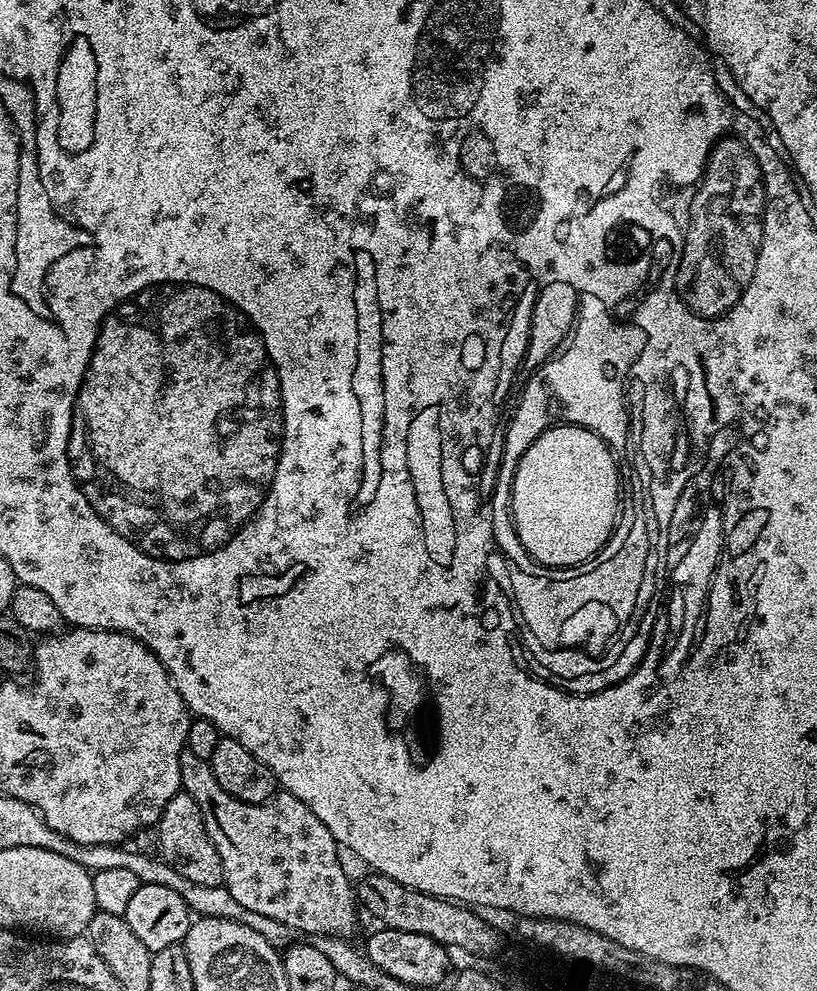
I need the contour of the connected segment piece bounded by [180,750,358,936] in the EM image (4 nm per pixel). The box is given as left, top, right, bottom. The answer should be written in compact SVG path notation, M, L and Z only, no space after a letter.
M187 750L180 756L180 787L183 791L190 794L190 798L194 798L194 802L198 802L198 806L202 810L202 818L206 822L206 830L210 834L210 842L214 842L214 850L218 850L218 858L222 858L222 870L224 871L223 885L230 890L230 895L241 906L246 906L258 914L266 914L266 918L274 918L276 921L290 926L293 933L296 934L312 932L311 934L316 936L339 936L341 934L348 934L346 932L355 926L358 900L354 895L354 884L348 881L348 876L344 873L344 868L340 865L339 858L332 853L332 848L334 849L332 836L326 830L326 826L322 826L322 822L318 822L318 814L314 814L314 810L310 810L310 806L306 806L301 800L294 798L289 792L283 790L277 791L276 795L271 796L264 804L247 804L242 802L238 798L226 794L226 790L222 790L222 786L218 786L218 778L214 778L209 761L198 758L198 754Z

